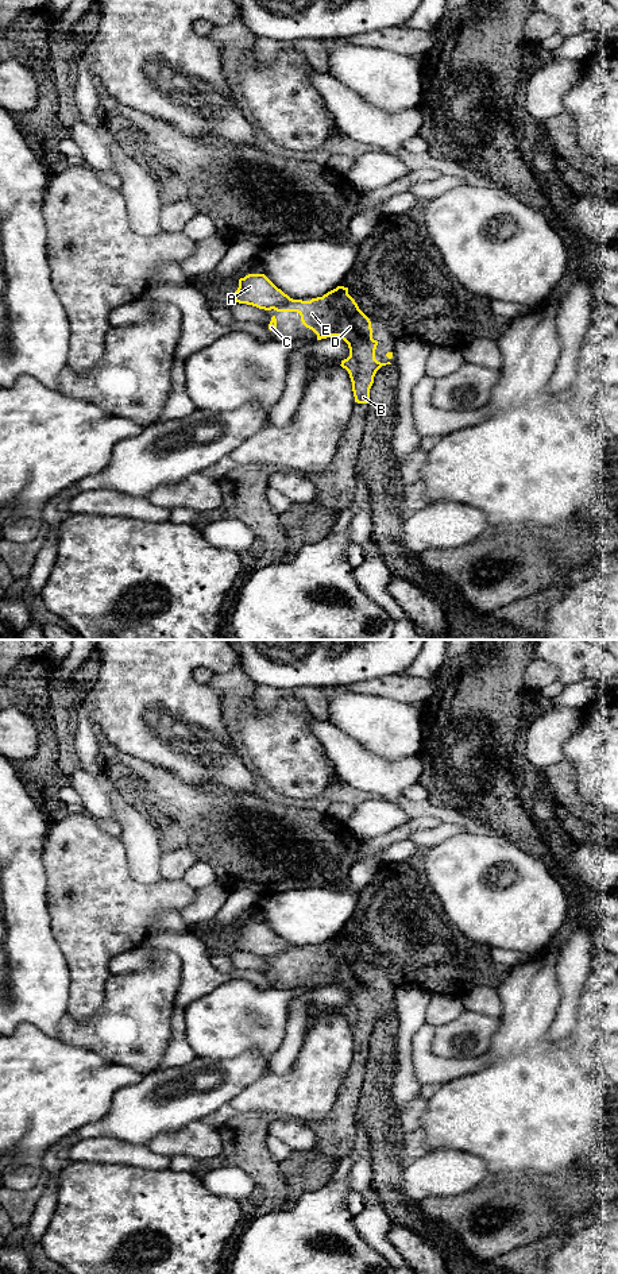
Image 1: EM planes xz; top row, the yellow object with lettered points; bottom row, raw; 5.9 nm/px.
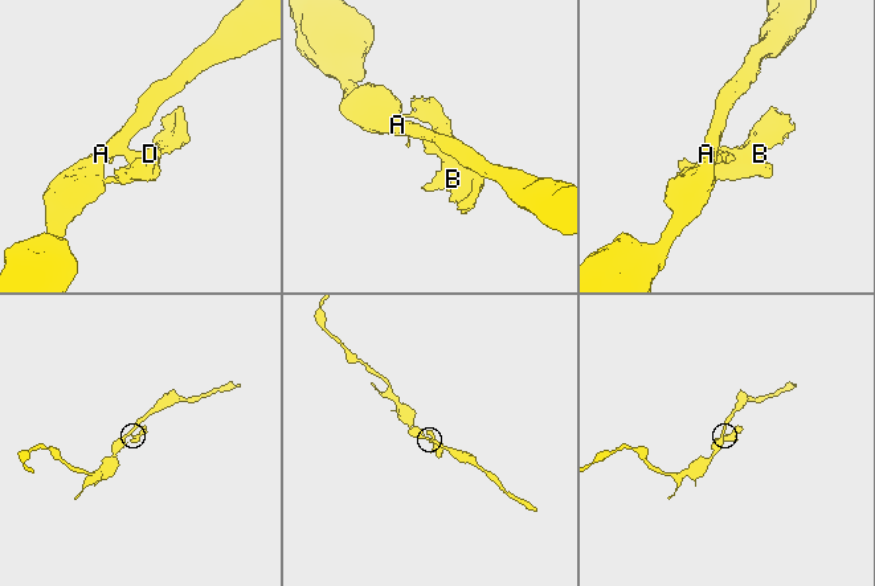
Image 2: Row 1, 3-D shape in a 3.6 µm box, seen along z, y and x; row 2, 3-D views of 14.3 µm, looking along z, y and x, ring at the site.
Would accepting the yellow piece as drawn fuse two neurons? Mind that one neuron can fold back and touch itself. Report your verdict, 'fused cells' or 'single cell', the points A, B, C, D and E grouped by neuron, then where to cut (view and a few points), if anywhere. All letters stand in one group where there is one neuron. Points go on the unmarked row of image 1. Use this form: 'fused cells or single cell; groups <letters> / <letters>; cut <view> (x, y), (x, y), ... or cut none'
fused cells; groups A / B C D E; cut xz (294, 948), (274, 957)

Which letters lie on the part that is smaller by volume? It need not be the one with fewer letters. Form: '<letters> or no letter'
B, C, D, E

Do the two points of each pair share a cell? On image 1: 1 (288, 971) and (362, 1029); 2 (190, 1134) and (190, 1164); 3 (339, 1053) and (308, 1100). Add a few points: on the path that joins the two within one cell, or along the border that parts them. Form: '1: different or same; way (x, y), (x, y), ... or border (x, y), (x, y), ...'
1: same; way (315, 969), (340, 973), (362, 995), (362, 1002)
2: different; border (170, 1157), (193, 1155), (199, 1161)
3: same; way (327, 1065), (315, 1077), (309, 1088)

